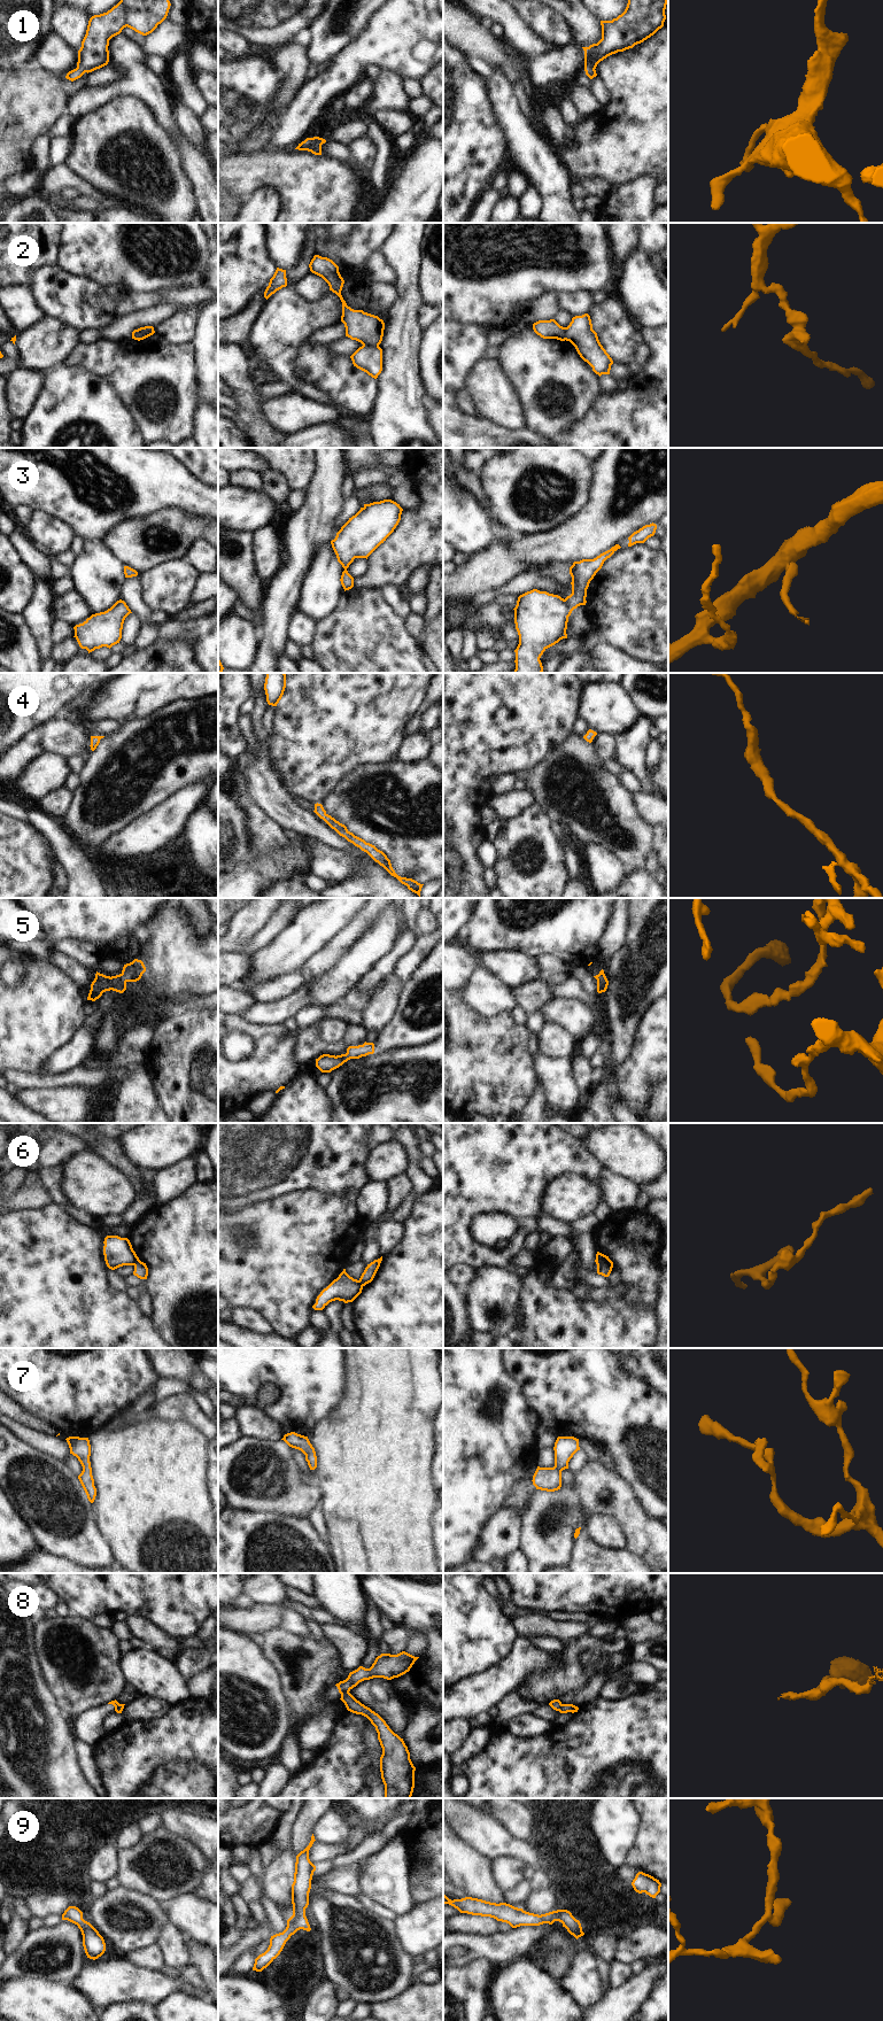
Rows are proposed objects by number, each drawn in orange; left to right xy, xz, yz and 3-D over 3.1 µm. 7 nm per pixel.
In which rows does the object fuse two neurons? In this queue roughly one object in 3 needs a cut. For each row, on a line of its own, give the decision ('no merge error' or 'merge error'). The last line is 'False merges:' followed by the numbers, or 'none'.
1: no merge error
2: merge error
3: merge error
4: no merge error
5: no merge error
6: merge error
7: no merge error
8: merge error
9: no merge error
False merges: 2, 3, 6, 8

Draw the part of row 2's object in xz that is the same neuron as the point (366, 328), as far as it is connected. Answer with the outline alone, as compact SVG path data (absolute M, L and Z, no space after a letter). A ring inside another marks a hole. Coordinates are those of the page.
M315 255L309 264L310 271L322 277L342 302L341 322L346 327L346 336L361 342L363 346L378 347L384 336L385 323L378 316L354 310L347 305L341 295L344 284L339 266L330 258Z

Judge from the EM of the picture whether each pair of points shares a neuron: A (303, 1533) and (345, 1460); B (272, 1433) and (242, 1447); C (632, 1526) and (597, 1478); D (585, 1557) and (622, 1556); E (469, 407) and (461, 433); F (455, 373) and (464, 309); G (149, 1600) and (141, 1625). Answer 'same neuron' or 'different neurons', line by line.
A: different neurons
B: different neurons
C: same neuron
D: same neuron
E: different neurons
F: different neurons
G: different neurons

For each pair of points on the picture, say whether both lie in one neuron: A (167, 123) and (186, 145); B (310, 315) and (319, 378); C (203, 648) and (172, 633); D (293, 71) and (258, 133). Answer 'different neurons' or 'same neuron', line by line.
A: same neuron
B: different neurons
C: same neuron
D: same neuron

